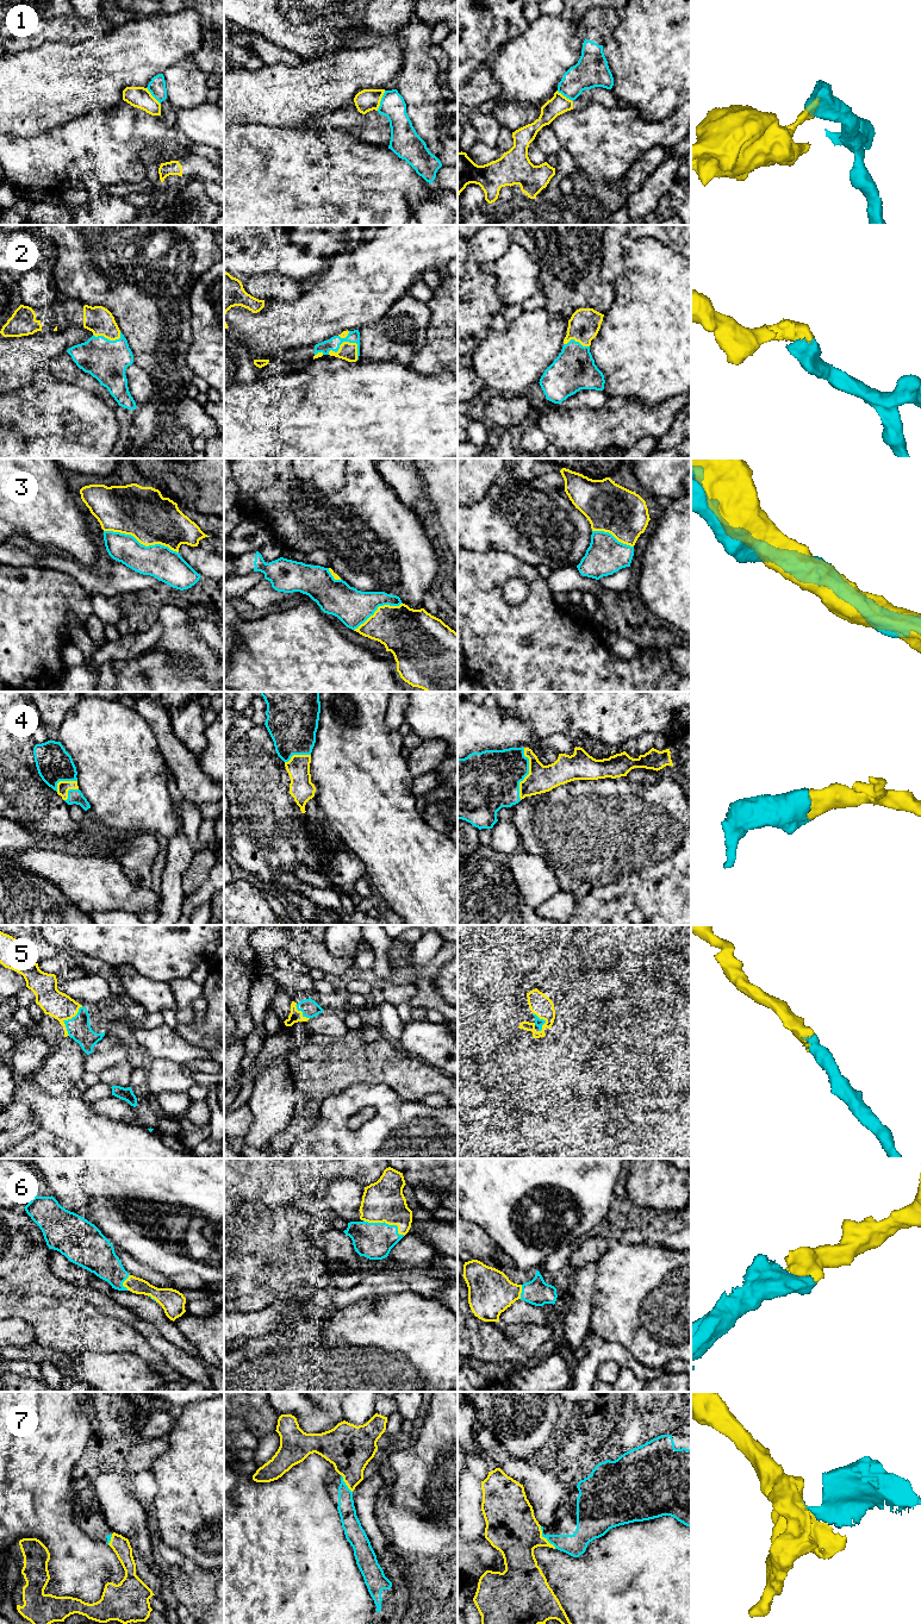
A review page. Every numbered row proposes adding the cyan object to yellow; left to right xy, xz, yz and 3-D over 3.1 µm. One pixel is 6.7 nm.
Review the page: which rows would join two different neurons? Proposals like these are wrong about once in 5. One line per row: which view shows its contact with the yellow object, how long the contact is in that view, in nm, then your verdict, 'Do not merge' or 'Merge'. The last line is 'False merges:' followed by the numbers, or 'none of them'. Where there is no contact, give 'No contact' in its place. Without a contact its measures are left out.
1: Touches yellow in xz. Shared border 150 nm. Do not merge
2: Touches yellow in xz. Shared border 220 nm. Merge
3: Touches yellow in xy. Shared border 550 nm. Do not merge
4: Touches yellow in yz. Shared border 360 nm. Merge
5: Touches yellow in xy. Shared border 220 nm. Merge
6: Touches yellow in xz. Shared border 300 nm. Merge
7: Touches yellow in yz. Shared border 190 nm. Merge
False merges: 1, 3

